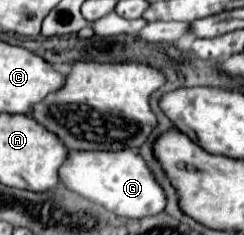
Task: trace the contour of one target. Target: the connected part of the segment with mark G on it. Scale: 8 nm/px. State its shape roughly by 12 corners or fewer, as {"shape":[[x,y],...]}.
{"shape":[[70,150],[60,184],[124,218],[164,210],[134,150]]}

